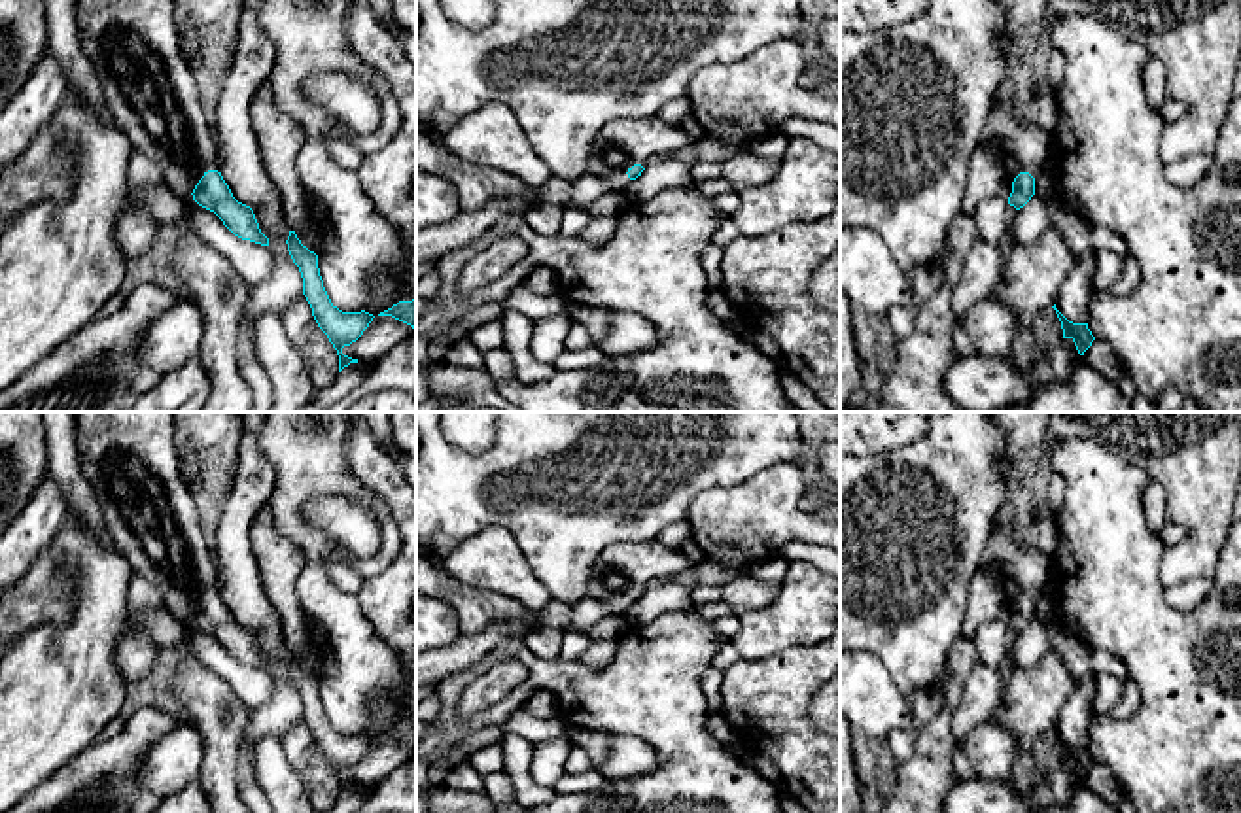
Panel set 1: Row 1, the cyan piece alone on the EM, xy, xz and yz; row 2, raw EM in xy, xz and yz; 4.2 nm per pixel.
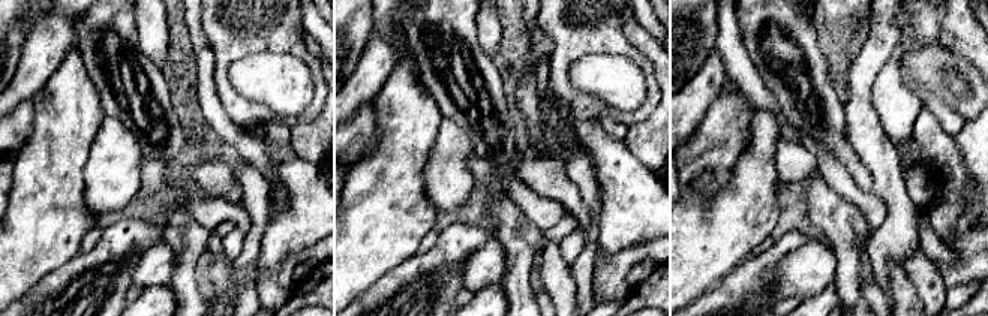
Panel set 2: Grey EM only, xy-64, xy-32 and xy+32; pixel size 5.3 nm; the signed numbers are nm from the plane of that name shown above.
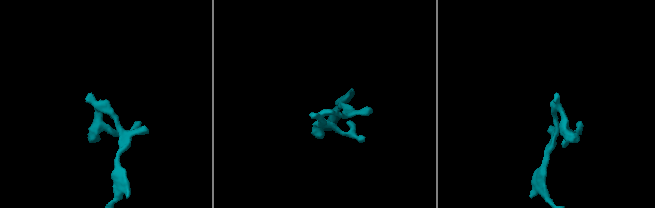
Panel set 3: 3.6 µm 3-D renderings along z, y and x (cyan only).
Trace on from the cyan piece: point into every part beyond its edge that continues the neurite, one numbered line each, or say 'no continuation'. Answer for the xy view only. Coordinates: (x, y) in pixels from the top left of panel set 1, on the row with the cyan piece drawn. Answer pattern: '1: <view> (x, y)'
1: xy (133, 46)

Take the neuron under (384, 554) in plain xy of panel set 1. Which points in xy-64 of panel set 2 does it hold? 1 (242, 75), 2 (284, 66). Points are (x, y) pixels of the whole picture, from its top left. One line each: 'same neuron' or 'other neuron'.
1: other neuron
2: other neuron

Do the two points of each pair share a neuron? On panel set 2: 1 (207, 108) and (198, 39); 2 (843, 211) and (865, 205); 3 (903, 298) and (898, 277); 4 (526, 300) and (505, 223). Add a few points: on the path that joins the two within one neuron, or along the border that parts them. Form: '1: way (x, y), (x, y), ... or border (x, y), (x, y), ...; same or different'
1: way (206, 92), (204, 56); same
2: border (829, 186), (850, 201), (873, 229); different
3: way (903, 294), (898, 282); same
4: way (519, 280), (519, 243); same

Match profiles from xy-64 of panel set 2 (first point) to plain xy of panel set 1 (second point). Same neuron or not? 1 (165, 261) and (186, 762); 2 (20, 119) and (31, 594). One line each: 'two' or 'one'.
1: one
2: one

